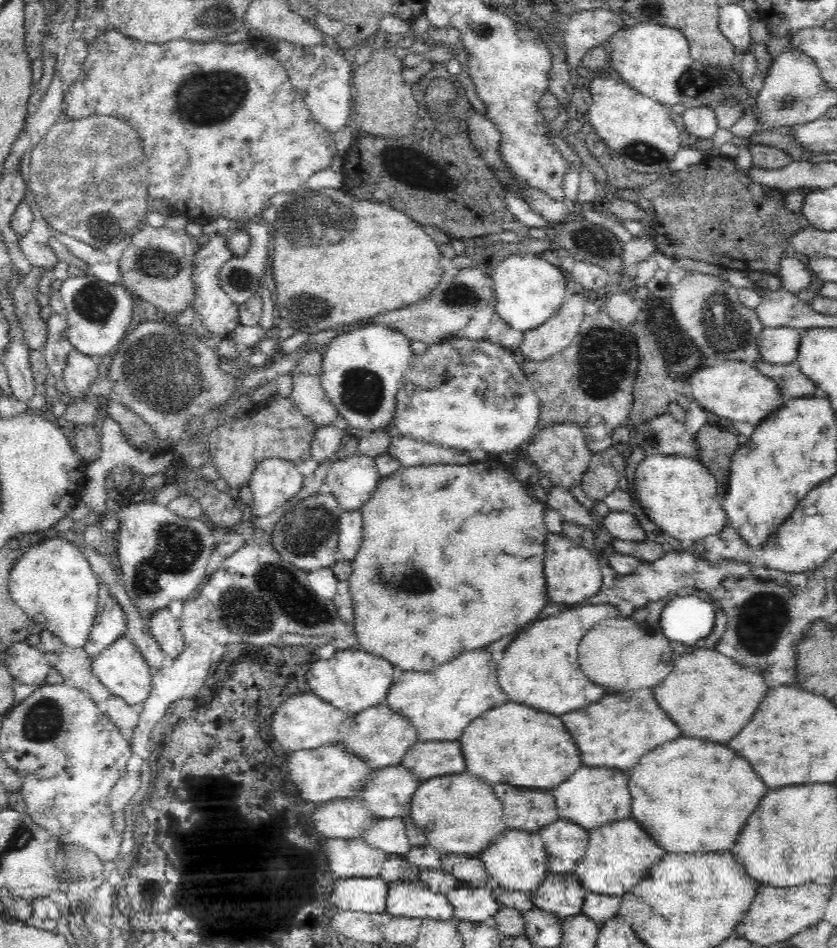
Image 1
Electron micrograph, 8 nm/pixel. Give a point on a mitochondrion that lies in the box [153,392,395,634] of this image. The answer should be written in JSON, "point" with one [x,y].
{"point":[278,590]}

